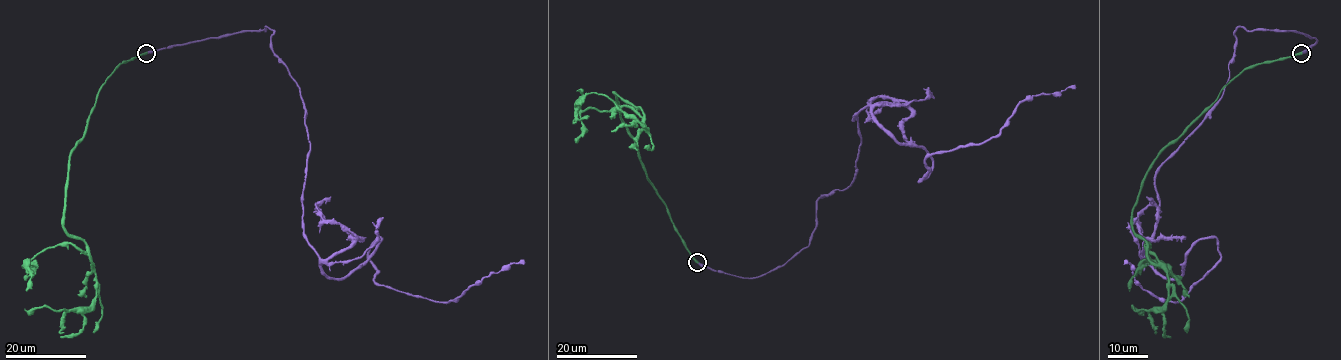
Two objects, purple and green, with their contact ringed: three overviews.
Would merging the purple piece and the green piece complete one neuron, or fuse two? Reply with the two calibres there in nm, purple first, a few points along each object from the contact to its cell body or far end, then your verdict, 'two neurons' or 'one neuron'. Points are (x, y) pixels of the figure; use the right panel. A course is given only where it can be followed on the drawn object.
calibres 280 and 280 nm; course purple (1301, 53), (1234, 31), (1155, 175), (1144, 259), (1221, 259), (1180, 301), (1124, 261); course green (1301, 53), (1236, 75), (1153, 162), (1131, 225), (1166, 273), (1167, 298), (1131, 307), (1141, 308); one neuron

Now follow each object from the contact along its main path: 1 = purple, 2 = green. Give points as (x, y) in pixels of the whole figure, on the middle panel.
1: (697, 262), (747, 278), (809, 244), (866, 105), (927, 152), (919, 182), (1075, 85)
2: (697, 262), (648, 180), (615, 92), (641, 109), (647, 128), (607, 96), (589, 92), (576, 102)

